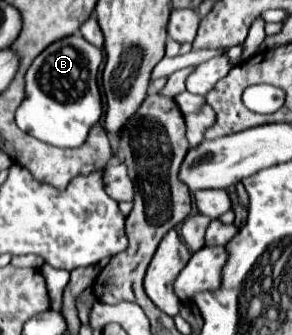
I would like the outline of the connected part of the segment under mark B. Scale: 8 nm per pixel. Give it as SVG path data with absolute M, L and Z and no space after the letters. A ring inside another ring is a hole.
M76 31L66 39L50 43L26 71L26 97L16 109L16 125L28 135L58 143L58 147L80 147L92 125L102 117L102 99L98 89L98 67L102 63L102 49L86 43Z

